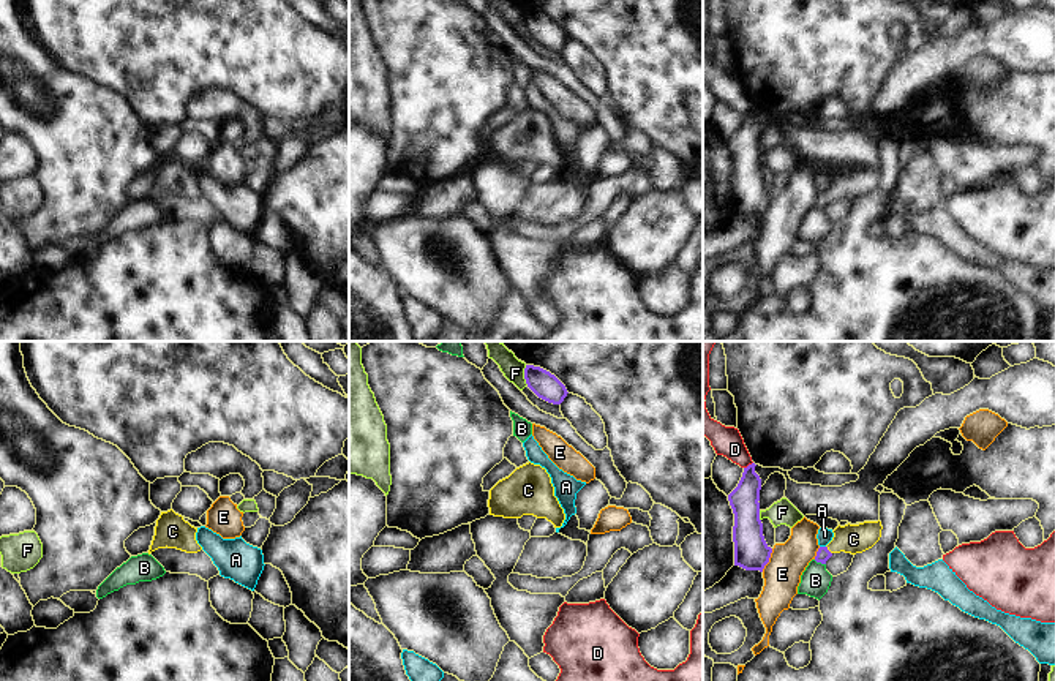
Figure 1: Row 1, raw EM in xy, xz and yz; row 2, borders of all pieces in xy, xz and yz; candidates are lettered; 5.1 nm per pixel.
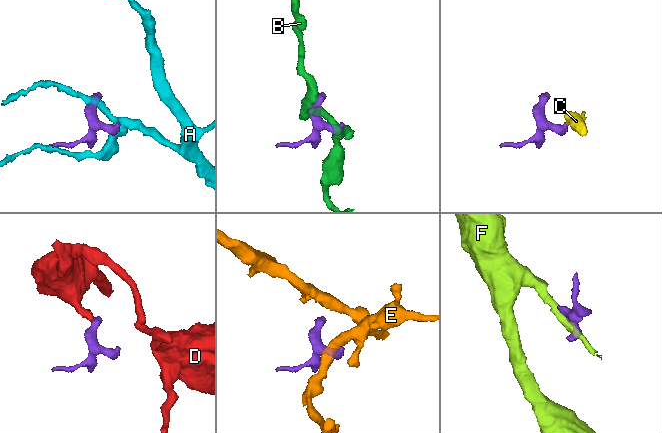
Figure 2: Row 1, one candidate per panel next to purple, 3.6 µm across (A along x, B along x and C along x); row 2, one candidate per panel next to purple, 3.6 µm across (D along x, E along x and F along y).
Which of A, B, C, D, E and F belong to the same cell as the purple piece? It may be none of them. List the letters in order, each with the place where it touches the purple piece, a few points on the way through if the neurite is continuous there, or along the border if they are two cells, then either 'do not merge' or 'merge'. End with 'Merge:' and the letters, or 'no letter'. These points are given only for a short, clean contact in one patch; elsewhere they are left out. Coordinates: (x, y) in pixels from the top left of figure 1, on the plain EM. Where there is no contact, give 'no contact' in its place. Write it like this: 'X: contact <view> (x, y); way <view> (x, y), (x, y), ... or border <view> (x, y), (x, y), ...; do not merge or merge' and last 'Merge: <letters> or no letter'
A: contact yz (823, 193); border yz (820, 191), (825, 193); do not merge
B: contact yz (820, 207); border yz (814, 206), (825, 210); do not merge
C: contact yz (828, 196); way yz (823, 199), (828, 196), (845, 185), (853, 185); merge
D: contact yz (749, 111); border yz (752, 108), (744, 114); do not merge
E: contact yz (768, 206); border yz (773, 195), (762, 217); do not merge
F: contact xz (525, 21); border xz (525, 11), (525, 27), (528, 30); do not merge
Merge: C

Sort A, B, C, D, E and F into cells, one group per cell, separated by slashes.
A / B / C / D / E / F

